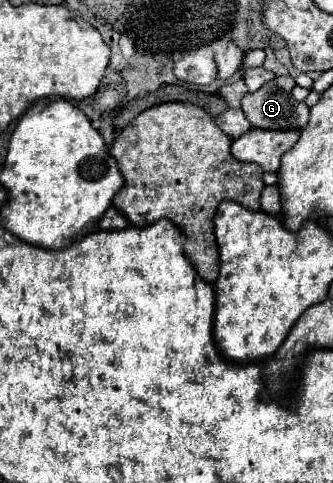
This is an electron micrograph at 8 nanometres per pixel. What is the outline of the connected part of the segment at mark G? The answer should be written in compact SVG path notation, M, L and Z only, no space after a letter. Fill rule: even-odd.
M274 77L264 83L258 91L246 93L242 99L242 111L260 129L292 129L306 127L310 117L310 107L298 103L292 97L296 81L288 77Z

